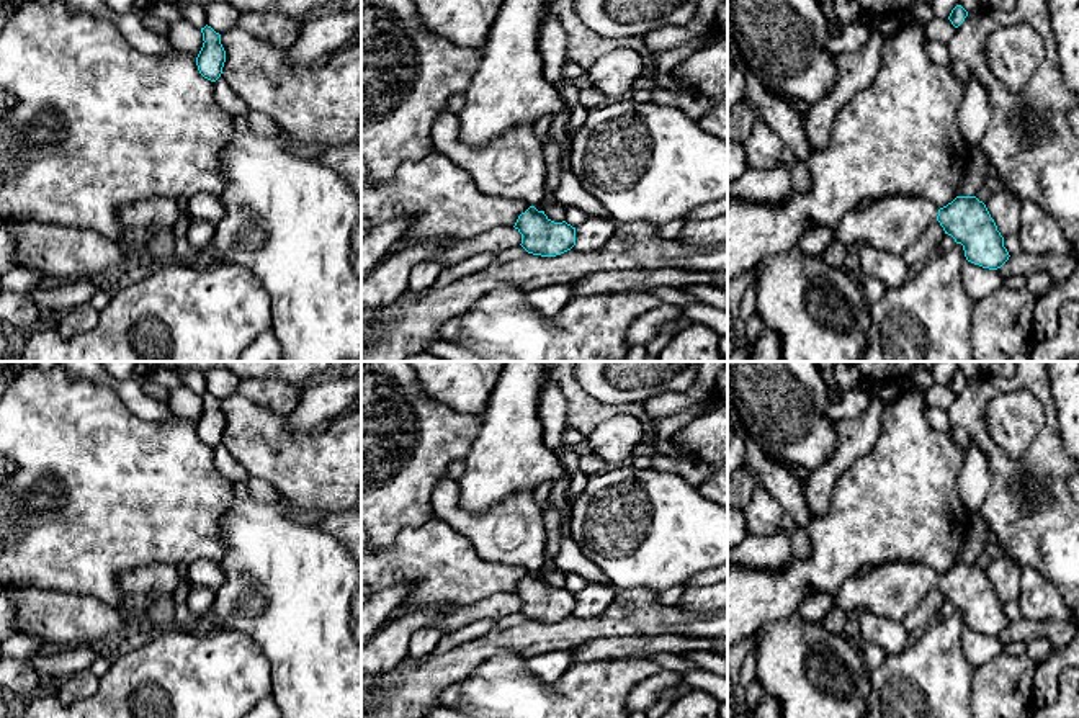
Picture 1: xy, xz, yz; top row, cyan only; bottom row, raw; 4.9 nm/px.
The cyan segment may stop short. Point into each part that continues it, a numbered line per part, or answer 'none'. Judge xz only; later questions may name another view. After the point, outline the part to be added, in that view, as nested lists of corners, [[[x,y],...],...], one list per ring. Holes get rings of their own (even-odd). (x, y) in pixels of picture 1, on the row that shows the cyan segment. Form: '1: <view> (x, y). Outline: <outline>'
1: xz (512, 166). Outline: [[[446,110],[430,136],[435,152],[468,170],[481,191],[538,206],[544,201],[546,164],[533,126],[520,124],[482,147],[469,147],[458,139],[459,118]]]

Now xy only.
none

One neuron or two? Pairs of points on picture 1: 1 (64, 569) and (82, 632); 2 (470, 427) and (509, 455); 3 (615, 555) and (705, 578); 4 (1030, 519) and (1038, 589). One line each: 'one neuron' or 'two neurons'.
1: two neurons
2: two neurons
3: two neurons
4: two neurons

